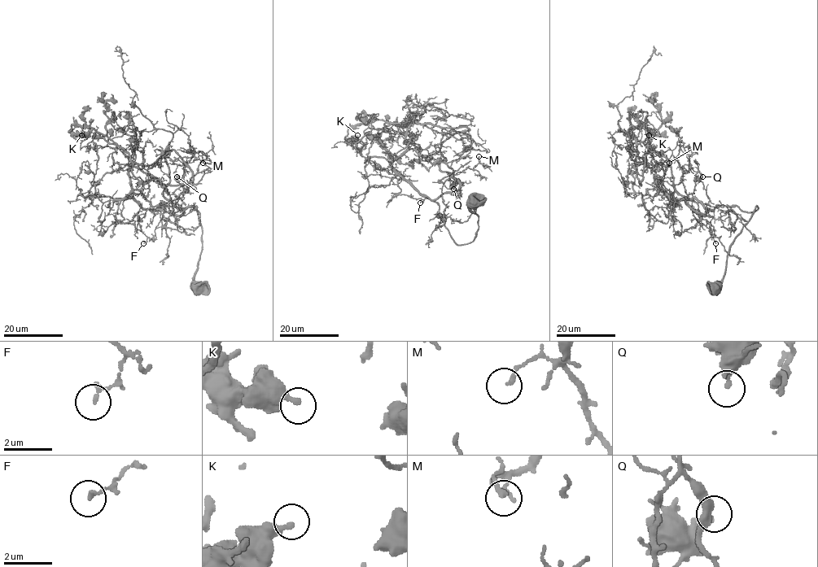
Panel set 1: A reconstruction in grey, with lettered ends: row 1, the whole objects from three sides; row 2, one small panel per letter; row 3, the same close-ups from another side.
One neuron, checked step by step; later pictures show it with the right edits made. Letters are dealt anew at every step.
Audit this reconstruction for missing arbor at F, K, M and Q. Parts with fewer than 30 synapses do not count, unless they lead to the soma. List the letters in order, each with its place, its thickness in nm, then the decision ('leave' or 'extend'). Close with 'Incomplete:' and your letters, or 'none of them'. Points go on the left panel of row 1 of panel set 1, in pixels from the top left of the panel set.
F: place (143, 243); calibre 160 nm; leave
K: place (81, 135); calibre 320 nm; leave
M: place (203, 163); calibre 180 nm; leave
Q: place (177, 176); calibre 280 nm; leave
Incomplete: none of them

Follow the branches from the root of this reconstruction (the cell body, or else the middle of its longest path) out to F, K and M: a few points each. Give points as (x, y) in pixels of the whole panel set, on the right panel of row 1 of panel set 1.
F: (715, 287), (730, 245), (757, 206), (706, 209), (693, 198), (715, 243)
K: (715, 287), (730, 245), (758, 207), (671, 199), (636, 163), (632, 129), (642, 124), (649, 135)
M: (715, 287), (730, 245), (758, 207), (697, 213), (685, 200), (682, 170), (675, 159), (669, 163)

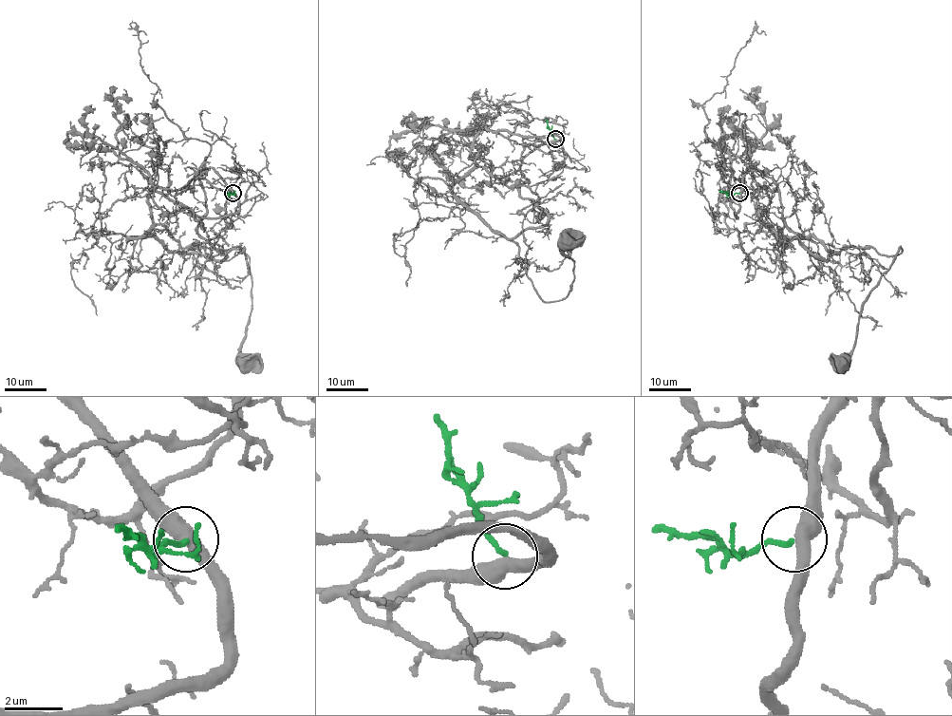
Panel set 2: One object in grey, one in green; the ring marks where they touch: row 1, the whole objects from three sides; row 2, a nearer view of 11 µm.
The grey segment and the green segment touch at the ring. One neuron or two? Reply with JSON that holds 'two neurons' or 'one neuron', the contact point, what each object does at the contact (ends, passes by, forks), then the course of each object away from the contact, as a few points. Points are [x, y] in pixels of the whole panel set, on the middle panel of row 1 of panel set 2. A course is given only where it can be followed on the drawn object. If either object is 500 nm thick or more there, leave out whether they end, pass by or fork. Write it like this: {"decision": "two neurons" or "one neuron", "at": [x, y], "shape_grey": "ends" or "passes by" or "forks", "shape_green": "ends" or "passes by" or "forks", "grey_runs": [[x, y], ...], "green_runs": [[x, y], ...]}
{"decision": "two neurons", "at": [555, 139], "shape_grey": "passes by", "shape_green": "ends", "grey_runs": [[555, 139], [522, 161], [520, 194], [547, 221], [512, 240], [544, 301], [564, 299], [574, 280], [568, 242]], "green_runs": [[555, 139], [545, 119]]}

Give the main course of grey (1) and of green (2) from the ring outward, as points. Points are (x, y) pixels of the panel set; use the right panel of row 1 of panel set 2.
1: (739, 192), (750, 168), (762, 172), (787, 228), (825, 260), (846, 247), (902, 249), (869, 292), (843, 363)
2: (739, 192), (730, 194), (719, 190)

